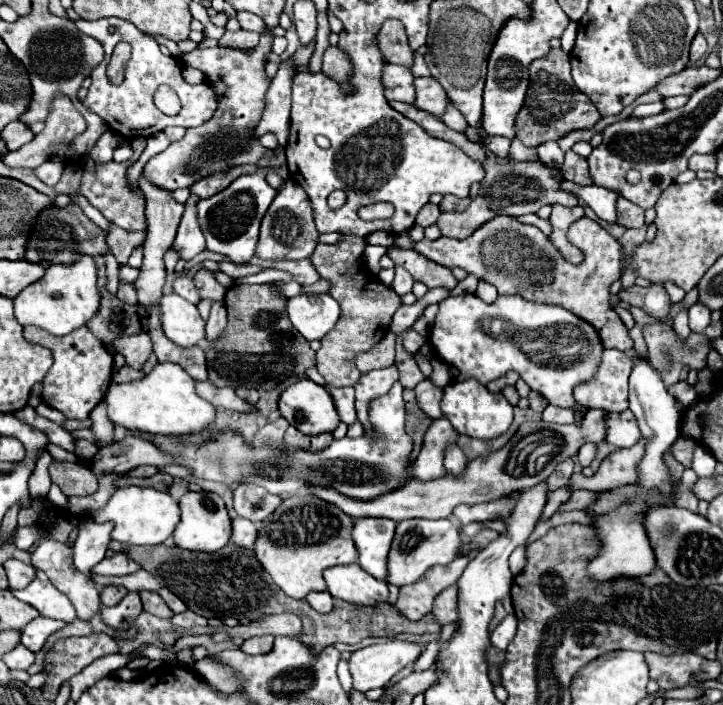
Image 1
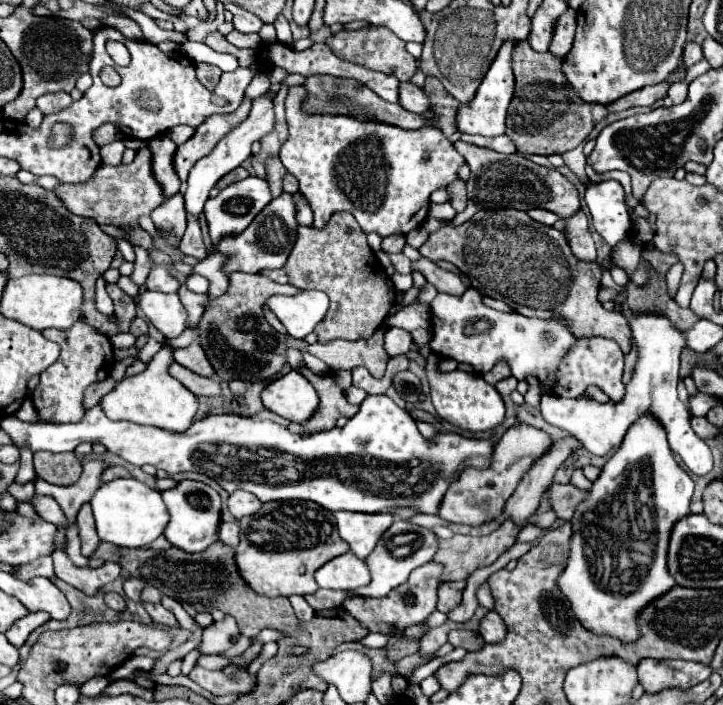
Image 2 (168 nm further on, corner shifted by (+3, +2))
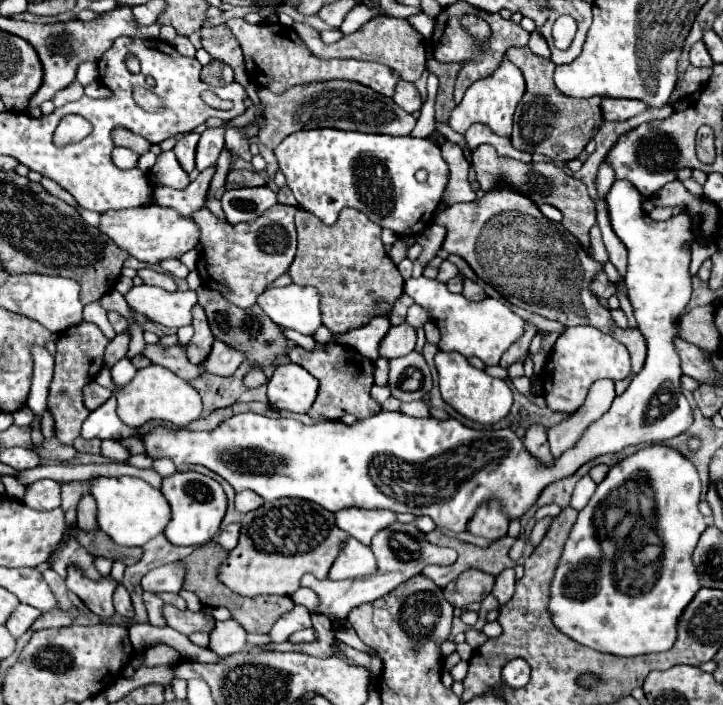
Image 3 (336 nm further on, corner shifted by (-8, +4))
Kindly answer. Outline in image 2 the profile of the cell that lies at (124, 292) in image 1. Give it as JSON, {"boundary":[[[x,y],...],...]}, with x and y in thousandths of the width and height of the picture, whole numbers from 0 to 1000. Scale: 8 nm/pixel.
{"boundary":[[[148,403],[148,417],[154,420],[154,426],[159,431],[165,471],[178,471],[178,462],[187,451],[187,440],[189,440],[187,426],[181,420],[176,420],[173,414],[167,414],[167,409],[162,409],[162,403]]]}

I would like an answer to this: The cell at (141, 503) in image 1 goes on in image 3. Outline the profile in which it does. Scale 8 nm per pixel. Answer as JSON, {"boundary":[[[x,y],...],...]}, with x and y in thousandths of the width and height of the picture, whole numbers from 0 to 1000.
{"boundary":[[[133,678],[127,704],[136,715],[138,752],[144,752],[166,774],[199,774],[213,760],[224,757],[238,738],[238,723],[227,701],[194,678]]]}

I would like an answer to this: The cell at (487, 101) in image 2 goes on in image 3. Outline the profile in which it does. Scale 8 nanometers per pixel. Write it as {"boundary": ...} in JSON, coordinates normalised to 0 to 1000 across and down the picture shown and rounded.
{"boundary":[[[697,79],[694,91],[678,111],[656,116],[656,122],[642,133],[639,145],[625,156],[620,176],[625,184],[642,190],[653,176],[664,173],[664,176],[672,176],[689,193],[705,193],[708,190],[708,165],[711,165],[711,156],[714,156],[722,133],[725,133],[722,102],[703,85],[703,79]]]}

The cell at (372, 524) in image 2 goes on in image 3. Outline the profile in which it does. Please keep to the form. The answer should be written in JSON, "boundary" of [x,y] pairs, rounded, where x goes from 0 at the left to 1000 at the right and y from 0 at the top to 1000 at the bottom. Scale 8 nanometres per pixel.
{"boundary":[[[476,721],[465,726],[465,743],[481,755],[487,763],[503,769],[506,774],[515,763],[548,740],[548,729],[537,723],[501,723],[501,721]]]}

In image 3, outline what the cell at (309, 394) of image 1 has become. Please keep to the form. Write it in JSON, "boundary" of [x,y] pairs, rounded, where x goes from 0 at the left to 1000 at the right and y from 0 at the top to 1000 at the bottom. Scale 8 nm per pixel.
{"boundary":[[[387,516],[371,542],[371,567],[385,582],[423,587],[437,567],[440,539],[412,516]]]}

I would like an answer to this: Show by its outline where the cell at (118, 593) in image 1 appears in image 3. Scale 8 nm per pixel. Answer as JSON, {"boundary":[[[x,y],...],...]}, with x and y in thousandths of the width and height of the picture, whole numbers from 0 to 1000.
{"boundary":[[[163,828],[160,840],[158,840],[158,862],[169,874],[177,874],[177,877],[185,874],[185,860],[183,860],[180,843],[177,843],[177,837],[169,828]]]}

